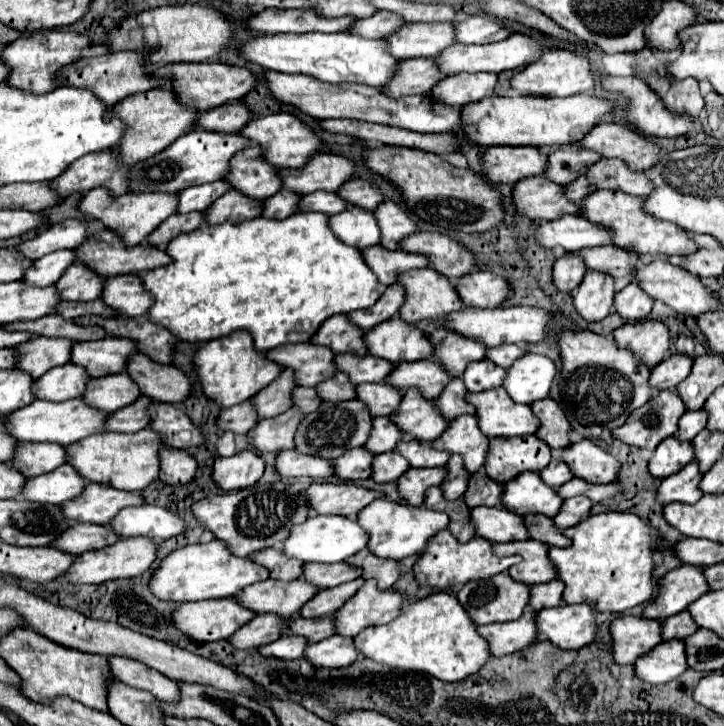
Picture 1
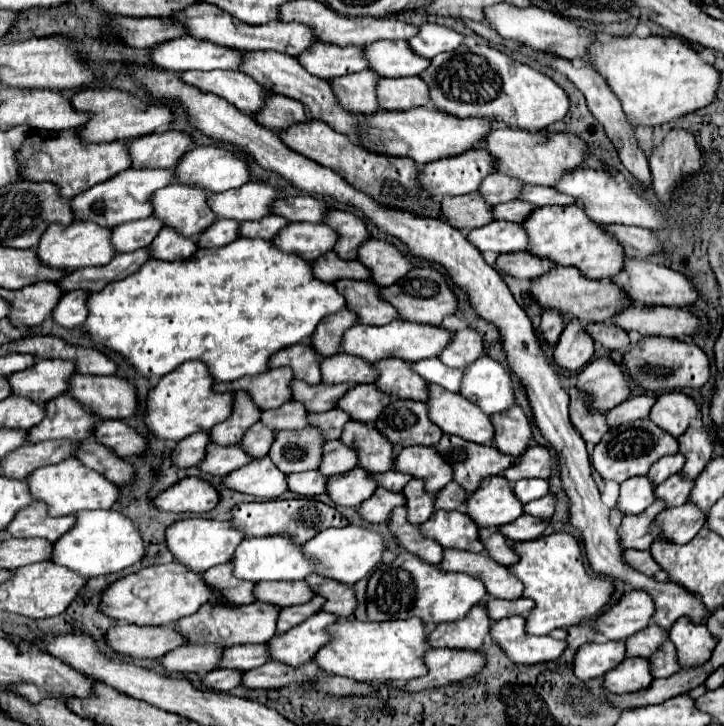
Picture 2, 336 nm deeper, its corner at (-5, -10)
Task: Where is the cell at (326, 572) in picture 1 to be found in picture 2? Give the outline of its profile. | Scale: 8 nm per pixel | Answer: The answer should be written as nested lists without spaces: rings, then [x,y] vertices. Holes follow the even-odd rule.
[[[299,580],[299,582],[259,582],[255,584],[255,600],[259,602],[271,602],[273,606],[285,608],[295,606],[311,600],[311,588]]]

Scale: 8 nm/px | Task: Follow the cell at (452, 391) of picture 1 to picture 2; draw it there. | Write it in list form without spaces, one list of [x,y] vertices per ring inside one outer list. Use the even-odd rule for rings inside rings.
[[[395,398],[373,424],[393,446],[435,446],[443,432],[427,418],[427,404]]]

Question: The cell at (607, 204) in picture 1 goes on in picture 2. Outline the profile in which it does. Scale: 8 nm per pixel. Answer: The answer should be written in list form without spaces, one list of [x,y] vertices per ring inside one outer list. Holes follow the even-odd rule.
[[[577,204],[535,208],[523,222],[523,228],[529,238],[525,252],[537,258],[547,258],[561,266],[575,266],[591,280],[611,278],[611,274],[617,274],[617,270],[623,268],[625,254],[619,244],[601,226],[591,222],[591,218],[587,218],[583,208]]]

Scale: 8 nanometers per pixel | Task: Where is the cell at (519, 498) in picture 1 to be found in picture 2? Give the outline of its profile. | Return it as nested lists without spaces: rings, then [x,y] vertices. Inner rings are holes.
[[[487,476],[479,488],[467,496],[465,514],[479,528],[497,528],[523,514],[523,504],[511,494],[511,484],[503,476]]]

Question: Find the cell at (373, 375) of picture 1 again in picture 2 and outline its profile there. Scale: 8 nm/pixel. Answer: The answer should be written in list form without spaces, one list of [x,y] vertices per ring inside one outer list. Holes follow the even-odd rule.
[[[299,380],[291,382],[293,400],[301,402],[309,412],[325,412],[335,408],[341,394],[349,390],[349,384],[305,384]]]

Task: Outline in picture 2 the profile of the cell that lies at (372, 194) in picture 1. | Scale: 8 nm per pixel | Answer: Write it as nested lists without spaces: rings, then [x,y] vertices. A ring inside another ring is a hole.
[[[295,196],[273,200],[269,204],[269,212],[283,216],[287,222],[319,222],[327,208],[313,196]]]

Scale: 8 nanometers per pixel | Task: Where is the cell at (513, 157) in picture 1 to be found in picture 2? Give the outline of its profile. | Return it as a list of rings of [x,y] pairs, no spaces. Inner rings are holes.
[[[471,148],[459,156],[439,158],[419,166],[419,186],[433,198],[469,194],[479,188],[487,172],[495,170],[495,160],[481,148]]]

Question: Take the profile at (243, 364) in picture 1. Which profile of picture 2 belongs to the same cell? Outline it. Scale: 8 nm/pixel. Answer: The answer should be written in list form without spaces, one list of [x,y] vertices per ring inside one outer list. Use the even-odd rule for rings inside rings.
[[[185,362],[179,370],[161,378],[155,388],[147,394],[147,410],[145,410],[145,426],[159,440],[179,442],[189,434],[211,430],[215,424],[223,422],[231,412],[233,394],[215,394],[211,390],[213,382],[207,378],[207,370],[199,366],[199,362]]]

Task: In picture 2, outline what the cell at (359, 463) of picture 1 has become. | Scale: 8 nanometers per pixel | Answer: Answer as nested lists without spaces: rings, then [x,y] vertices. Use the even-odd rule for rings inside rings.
[[[317,470],[299,472],[299,474],[287,474],[287,490],[293,494],[299,494],[303,498],[313,498],[317,494],[325,492],[327,478],[321,476]]]

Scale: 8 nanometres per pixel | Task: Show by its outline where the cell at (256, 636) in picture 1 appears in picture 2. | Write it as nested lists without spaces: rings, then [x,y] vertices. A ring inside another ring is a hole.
[[[179,646],[161,658],[161,666],[171,674],[205,674],[217,666],[223,648],[219,646]]]

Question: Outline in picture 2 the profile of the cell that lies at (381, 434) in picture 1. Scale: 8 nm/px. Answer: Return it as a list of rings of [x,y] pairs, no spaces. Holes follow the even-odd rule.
[[[331,440],[331,442],[323,444],[323,458],[317,468],[323,476],[343,474],[355,466],[357,466],[357,458],[355,458],[355,450],[351,450],[351,446],[343,446],[343,442],[339,442],[339,440]]]

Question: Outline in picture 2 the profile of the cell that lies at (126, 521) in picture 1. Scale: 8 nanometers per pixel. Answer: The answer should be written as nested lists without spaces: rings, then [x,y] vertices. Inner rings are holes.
[[[79,510],[75,514],[75,526],[67,530],[51,552],[51,562],[77,572],[83,578],[115,574],[127,566],[139,562],[145,554],[145,546],[137,526],[115,510]]]

